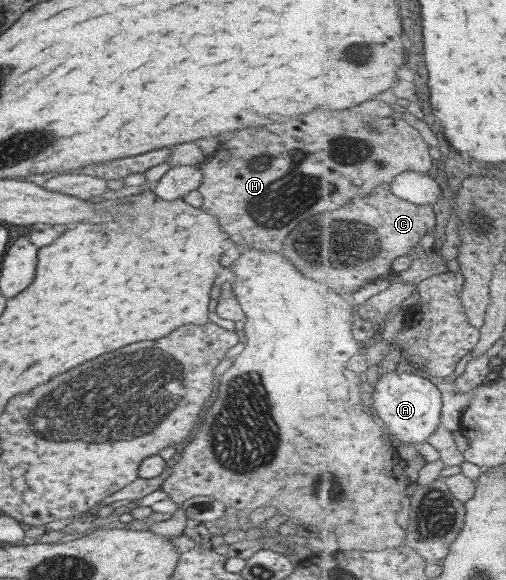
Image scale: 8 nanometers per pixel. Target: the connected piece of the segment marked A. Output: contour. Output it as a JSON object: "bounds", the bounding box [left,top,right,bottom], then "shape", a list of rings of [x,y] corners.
{"bounds":[370,373,443,447],"shape":[[[387,373],[371,392],[370,399],[375,413],[402,443],[411,443],[418,447],[436,433],[441,423],[443,397],[439,387],[429,377],[413,373]]]}

